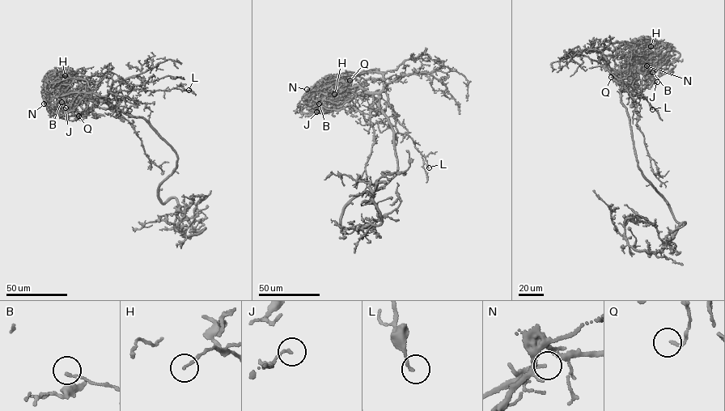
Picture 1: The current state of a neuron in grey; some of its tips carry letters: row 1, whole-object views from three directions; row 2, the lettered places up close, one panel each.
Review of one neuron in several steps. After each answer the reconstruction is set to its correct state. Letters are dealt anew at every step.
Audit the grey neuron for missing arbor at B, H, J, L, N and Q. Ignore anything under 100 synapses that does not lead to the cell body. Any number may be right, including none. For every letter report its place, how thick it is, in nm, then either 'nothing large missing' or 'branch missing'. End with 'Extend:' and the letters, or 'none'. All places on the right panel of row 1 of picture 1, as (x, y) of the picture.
B: at (652, 72); 120 nm thick; nothing large missing
H: at (650, 46); 130 nm thick; nothing large missing
J: at (657, 82); 120 nm thick; nothing large missing
L: at (652, 109); 130 nm thick; nothing large missing
N: at (646, 65); 150 nm thick; nothing large missing
Q: at (611, 77); 130 nm thick; branch missing
Extend: Q

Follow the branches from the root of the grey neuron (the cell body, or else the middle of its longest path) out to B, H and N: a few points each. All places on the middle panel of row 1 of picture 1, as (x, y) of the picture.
B: (389, 180), (398, 164), (393, 133), (378, 94), (354, 86), (319, 103)
H: (389, 180), (398, 164), (393, 133), (378, 94), (355, 86), (331, 86), (334, 94)
N: (389, 180), (398, 164), (393, 133), (378, 94), (355, 86), (322, 93), (318, 82), (307, 89)

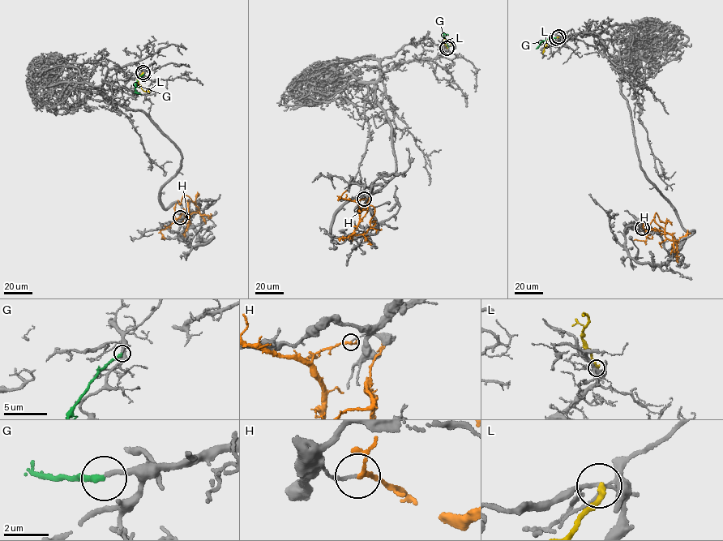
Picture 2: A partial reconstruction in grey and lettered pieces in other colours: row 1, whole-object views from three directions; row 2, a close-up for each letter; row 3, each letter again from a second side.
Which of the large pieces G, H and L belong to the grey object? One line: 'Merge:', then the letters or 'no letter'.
Merge: G

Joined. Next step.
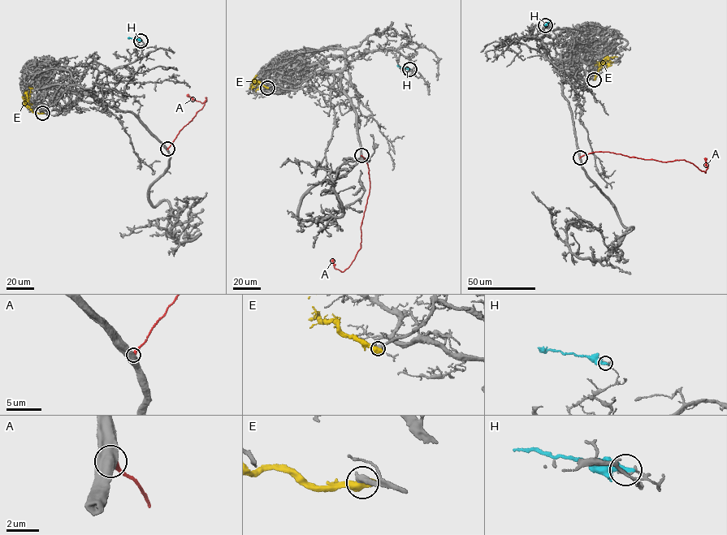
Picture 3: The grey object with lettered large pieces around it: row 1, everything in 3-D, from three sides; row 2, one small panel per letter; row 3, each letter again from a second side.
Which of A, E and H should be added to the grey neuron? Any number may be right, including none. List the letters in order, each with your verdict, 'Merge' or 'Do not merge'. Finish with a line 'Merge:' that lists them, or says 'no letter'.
A: Do not merge
E: Do not merge
H: Do not merge
Merge: no letter

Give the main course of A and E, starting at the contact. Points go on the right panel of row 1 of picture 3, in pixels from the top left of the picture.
A: (580, 157), (595, 152), (608, 152), (666, 162), (683, 159), (706, 172), (707, 168), (706, 158)
E: (595, 79), (600, 64), (610, 57), (617, 56)

